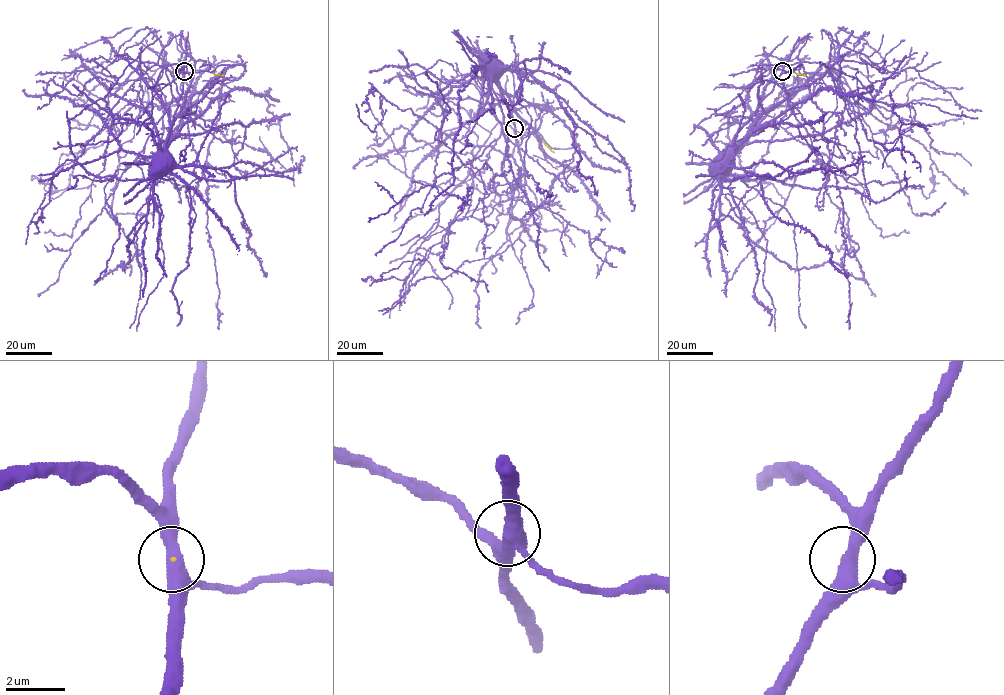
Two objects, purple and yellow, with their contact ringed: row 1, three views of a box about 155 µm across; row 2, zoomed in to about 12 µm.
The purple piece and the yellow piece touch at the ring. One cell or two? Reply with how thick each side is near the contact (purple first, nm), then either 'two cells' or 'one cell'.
460/30 nm | one cell

